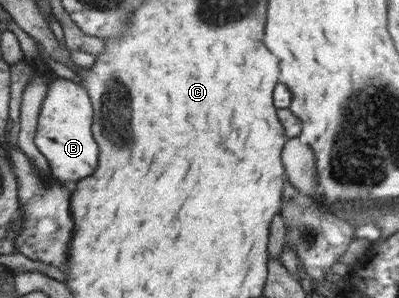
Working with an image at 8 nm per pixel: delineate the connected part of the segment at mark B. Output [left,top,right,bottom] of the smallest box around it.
[34,77,98,182]

